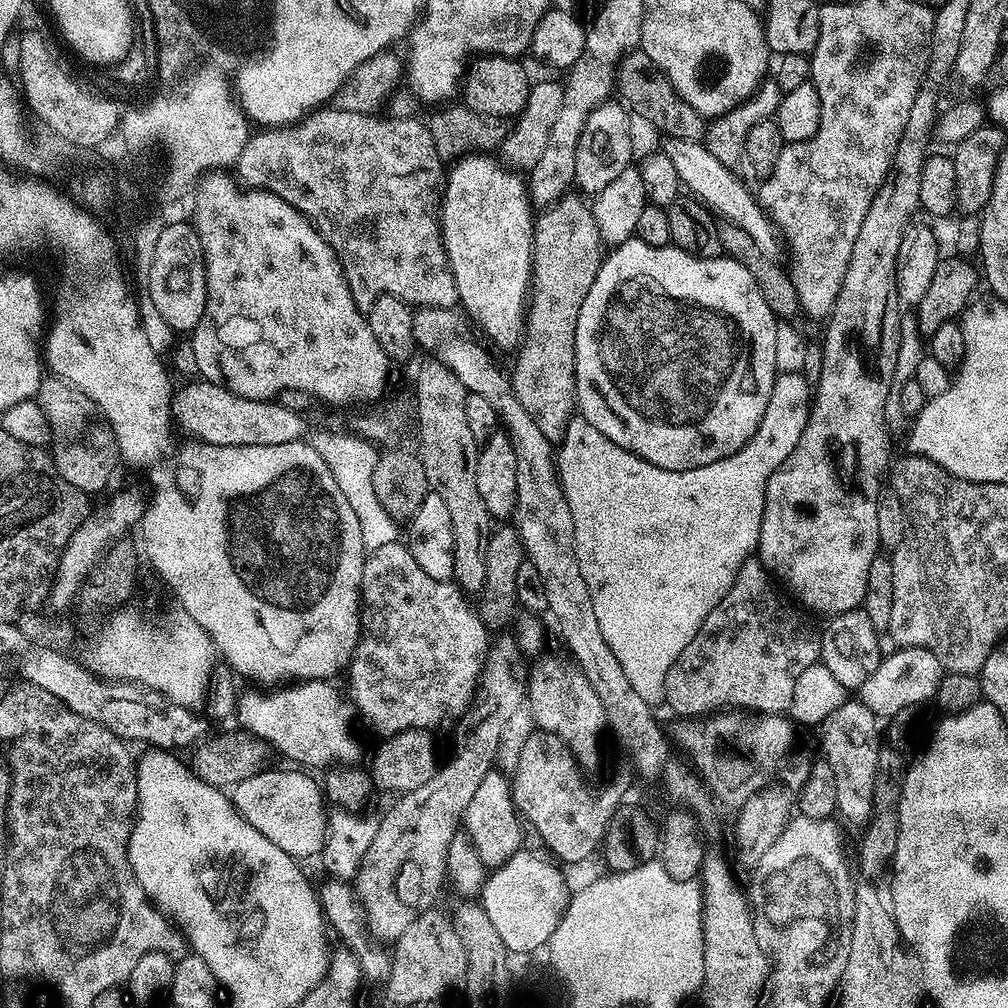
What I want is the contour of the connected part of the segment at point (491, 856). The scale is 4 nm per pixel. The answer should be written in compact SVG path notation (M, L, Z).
M493 770L486 774L486 778L482 778L478 790L474 790L474 798L470 798L470 806L464 813L462 824L465 829L468 827L466 836L488 870L500 869L521 851L522 820L512 802L512 785L505 773L503 776L499 770Z

